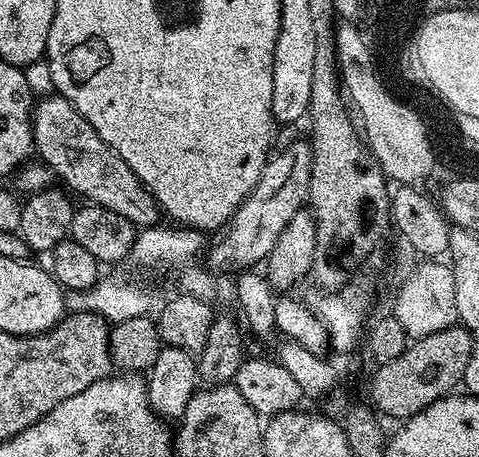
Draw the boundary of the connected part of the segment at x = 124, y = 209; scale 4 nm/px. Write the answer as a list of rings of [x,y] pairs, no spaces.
[[[48,94],[35,103],[32,138],[35,151],[38,156],[40,154],[39,159],[75,195],[80,194],[85,201],[129,219],[137,228],[155,227],[161,221],[162,210],[152,192],[64,96]]]

